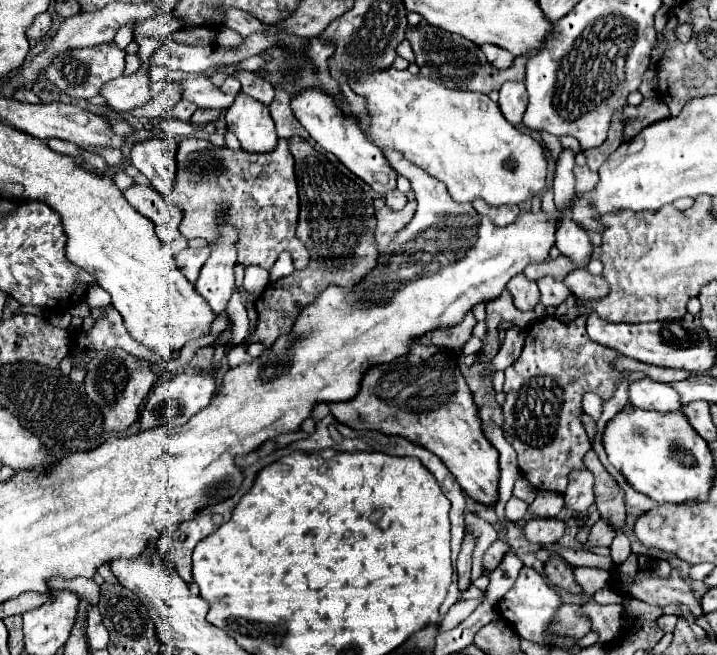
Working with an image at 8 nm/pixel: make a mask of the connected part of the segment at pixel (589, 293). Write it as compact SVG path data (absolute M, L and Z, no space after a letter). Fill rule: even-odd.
M573 270L571 274L565 276L565 284L575 292L577 298L587 298L587 300L599 300L609 294L609 284L605 282L603 276L591 276L587 270L577 272Z

